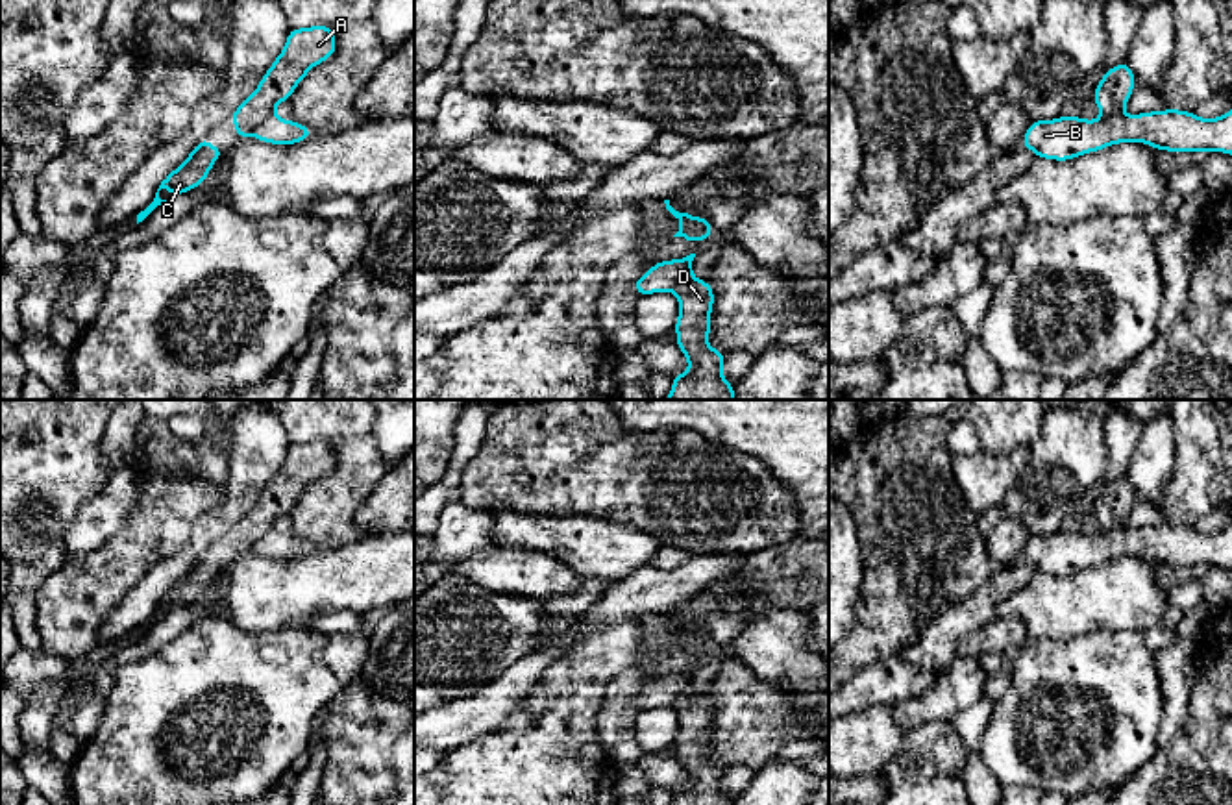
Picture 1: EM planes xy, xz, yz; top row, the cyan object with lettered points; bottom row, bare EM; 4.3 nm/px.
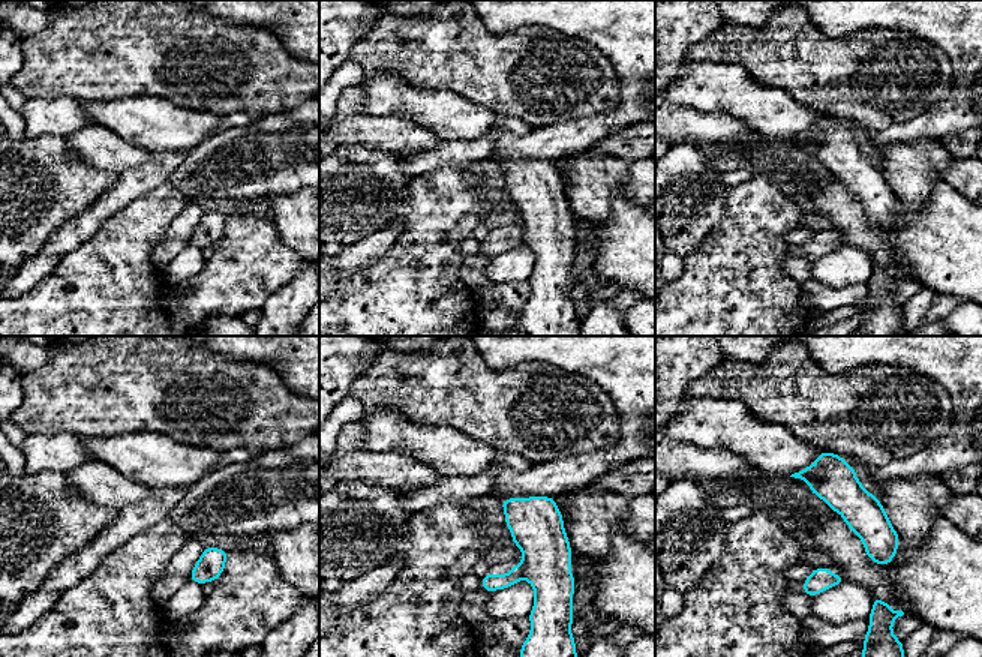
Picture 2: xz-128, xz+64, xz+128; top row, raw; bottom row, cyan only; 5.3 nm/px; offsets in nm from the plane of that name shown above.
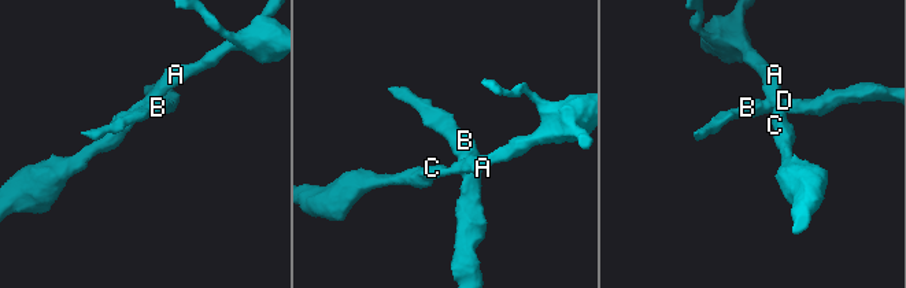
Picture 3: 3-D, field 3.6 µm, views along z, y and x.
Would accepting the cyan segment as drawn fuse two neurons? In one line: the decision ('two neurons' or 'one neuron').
two neurons

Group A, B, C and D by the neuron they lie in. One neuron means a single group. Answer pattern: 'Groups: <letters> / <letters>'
Groups: A C / B D

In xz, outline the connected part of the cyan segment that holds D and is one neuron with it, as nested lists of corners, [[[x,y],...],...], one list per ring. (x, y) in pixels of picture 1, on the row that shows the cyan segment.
[[[696,254],[683,257],[686,266],[673,289],[679,298],[675,344],[688,359],[688,370],[671,376],[673,385],[664,400],[736,400],[734,385],[721,372],[725,353],[707,344],[716,291],[707,279],[694,278],[694,257]]]

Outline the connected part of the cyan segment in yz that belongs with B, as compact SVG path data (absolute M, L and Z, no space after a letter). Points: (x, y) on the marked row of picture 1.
M1182 109L1138 115L1056 117L1032 120L1021 146L1040 159L1069 161L1119 142L1145 142L1165 152L1223 152L1232 155L1232 109L1215 118L1201 118Z

